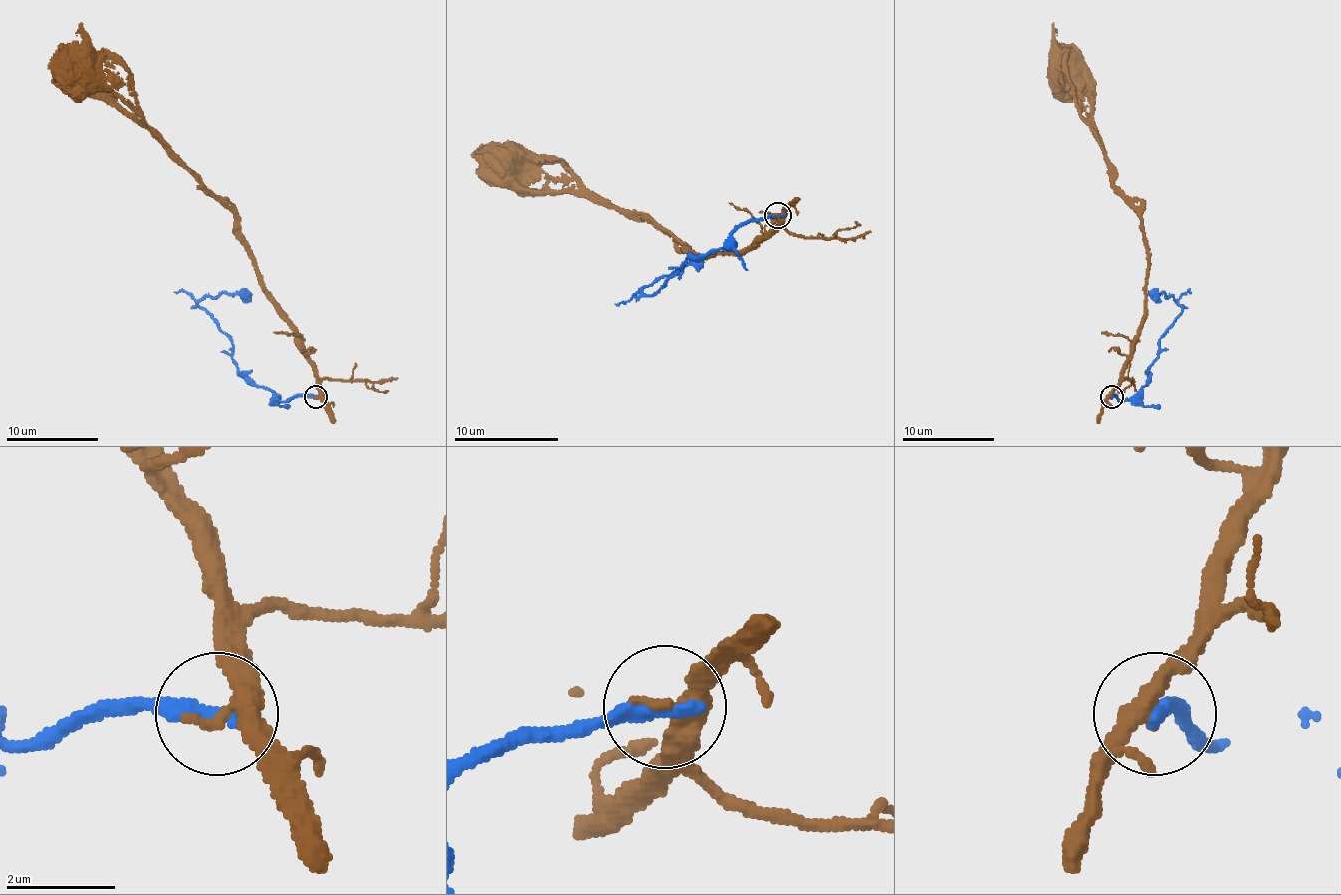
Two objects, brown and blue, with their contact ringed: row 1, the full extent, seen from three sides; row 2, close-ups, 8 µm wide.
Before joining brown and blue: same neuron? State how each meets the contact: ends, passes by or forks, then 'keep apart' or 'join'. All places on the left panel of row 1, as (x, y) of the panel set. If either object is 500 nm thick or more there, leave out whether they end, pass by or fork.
brown passes by | blue ends | keep apart

